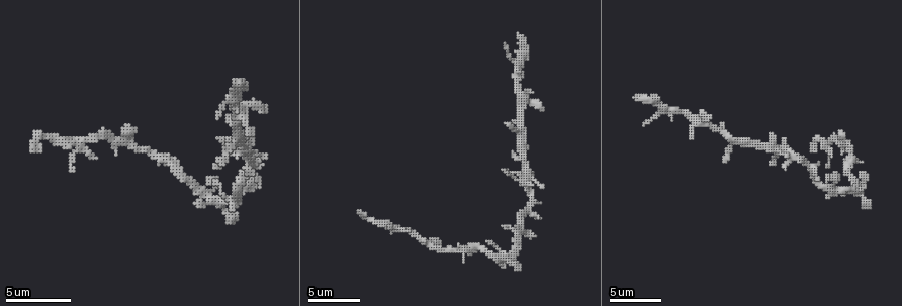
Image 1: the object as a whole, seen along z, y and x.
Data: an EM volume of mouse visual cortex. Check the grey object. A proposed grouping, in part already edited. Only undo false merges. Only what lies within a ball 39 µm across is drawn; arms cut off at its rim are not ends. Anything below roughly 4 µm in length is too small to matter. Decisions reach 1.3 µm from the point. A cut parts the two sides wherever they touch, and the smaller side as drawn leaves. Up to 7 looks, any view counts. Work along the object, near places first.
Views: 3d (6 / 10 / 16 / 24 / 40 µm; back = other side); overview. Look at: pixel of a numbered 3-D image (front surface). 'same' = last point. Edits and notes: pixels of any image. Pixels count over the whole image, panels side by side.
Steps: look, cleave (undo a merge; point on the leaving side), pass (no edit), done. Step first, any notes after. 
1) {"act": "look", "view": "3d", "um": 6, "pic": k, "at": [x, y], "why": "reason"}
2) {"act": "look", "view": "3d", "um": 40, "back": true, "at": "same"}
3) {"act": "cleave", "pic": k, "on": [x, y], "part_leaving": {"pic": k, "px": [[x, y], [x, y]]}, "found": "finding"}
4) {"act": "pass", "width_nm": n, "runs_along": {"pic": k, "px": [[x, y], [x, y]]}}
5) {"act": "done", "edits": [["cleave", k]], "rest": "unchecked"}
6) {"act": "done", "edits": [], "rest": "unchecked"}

{"act": "look", "view": "3d", "um": 10, "pic": 1, "at": [847, 174], "why": "thick turns thin"}

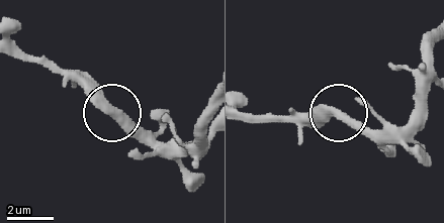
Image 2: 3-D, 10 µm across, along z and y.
{"act": "pass", "runs_along": {"pic": 2, "px": [[423, 56], [405, 127], [296, 115]]}, "found": "one neuron here"}

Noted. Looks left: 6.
{"act": "look", "view": "3d", "um": 6, "pic": 1, "at": [134, 147], "why": "thick turns thin"}

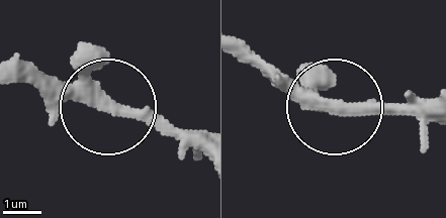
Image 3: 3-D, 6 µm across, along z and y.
{"act": "look", "view": "3d", "um": 6, "back": true, "pic": 3, "at": [328, 102], "why": "other side"}

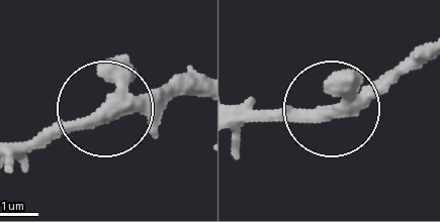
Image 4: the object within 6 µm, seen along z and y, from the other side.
{"act": "pass", "runs_along": {"pic": 4, "px": [[235, 113], [360, 110], [428, 45]]}, "found": "one neuron here"}

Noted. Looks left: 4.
{"act": "look", "view": "3d", "um": 10, "pic": 1, "at": [236, 194]}

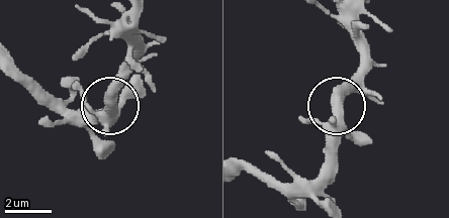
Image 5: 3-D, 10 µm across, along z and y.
{"act": "pass", "width_nm": 420, "runs_along": {"pic": 5, "px": [[335, 107], [339, 169]]}, "found": "all the same neuron"}

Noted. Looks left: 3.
{"act": "done", "edits": [], "rest": "unchecked"}

